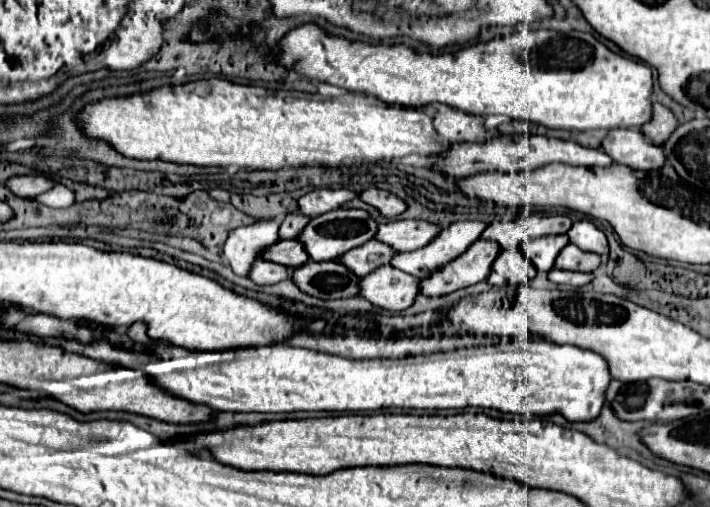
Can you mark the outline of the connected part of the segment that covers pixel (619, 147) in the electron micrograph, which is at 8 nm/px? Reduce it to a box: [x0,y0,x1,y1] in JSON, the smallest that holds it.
[602,128,664,170]

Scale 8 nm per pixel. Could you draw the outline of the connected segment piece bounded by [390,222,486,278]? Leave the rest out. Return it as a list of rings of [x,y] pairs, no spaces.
[[[452,222],[442,228],[424,248],[394,254],[390,264],[416,278],[426,278],[440,266],[458,258],[458,254],[462,254],[472,242],[480,238],[484,228],[484,222]]]

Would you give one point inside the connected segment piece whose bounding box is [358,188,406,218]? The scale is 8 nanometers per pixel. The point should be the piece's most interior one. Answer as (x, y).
(388, 205)

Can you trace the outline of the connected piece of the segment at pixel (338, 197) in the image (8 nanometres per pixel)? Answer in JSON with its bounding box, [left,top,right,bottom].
[298,188,356,216]

